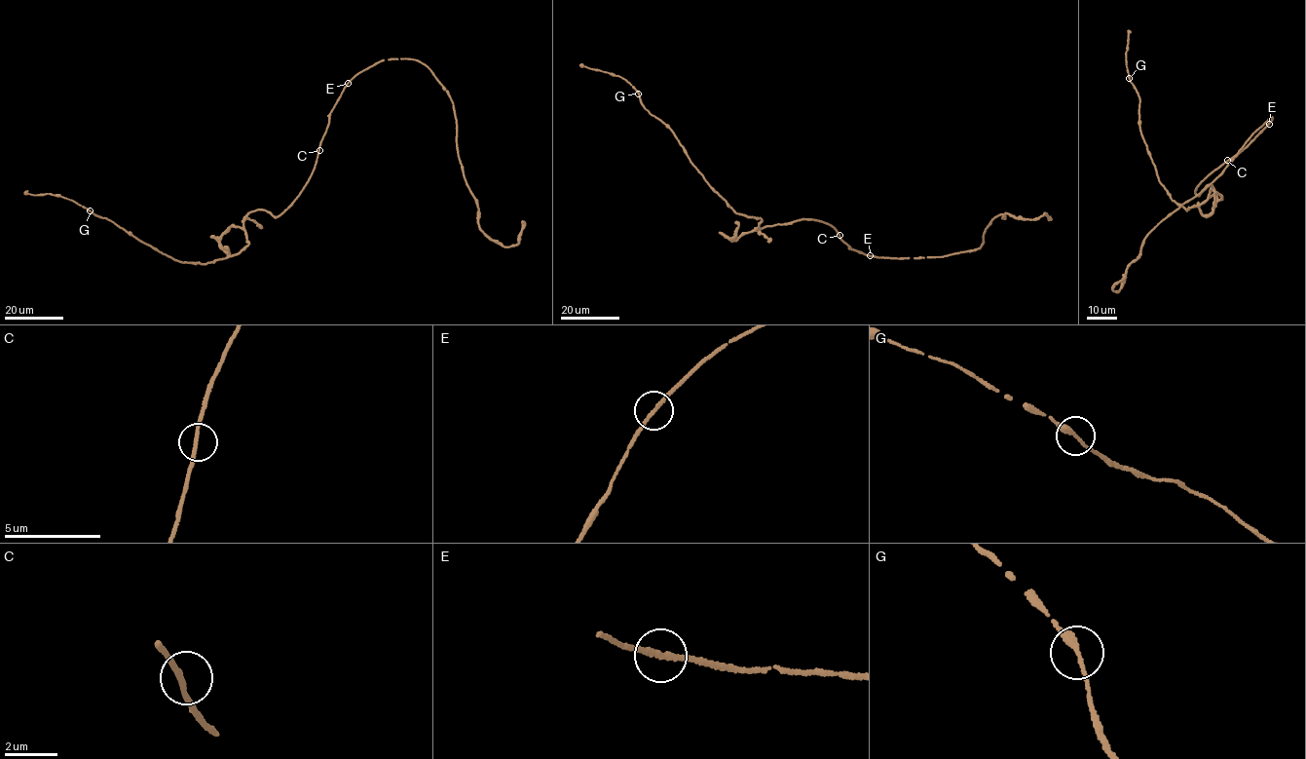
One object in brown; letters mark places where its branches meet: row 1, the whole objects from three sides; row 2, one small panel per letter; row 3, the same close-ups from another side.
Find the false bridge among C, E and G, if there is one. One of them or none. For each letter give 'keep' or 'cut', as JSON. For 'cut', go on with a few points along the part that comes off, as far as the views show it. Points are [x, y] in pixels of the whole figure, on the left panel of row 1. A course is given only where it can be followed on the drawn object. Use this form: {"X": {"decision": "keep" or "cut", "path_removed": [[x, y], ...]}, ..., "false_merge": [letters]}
{"C": {"decision": "keep"}, "E": {"decision": "keep"}, "G": {"decision": "keep"}, "false_merge": []}

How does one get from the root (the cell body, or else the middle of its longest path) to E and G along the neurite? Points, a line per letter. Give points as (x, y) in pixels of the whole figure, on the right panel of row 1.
E: (1228, 161), (1268, 123)
G: (1228, 161), (1197, 186), (1198, 194), (1212, 187), (1199, 205), (1186, 209), (1172, 200), (1129, 78)

